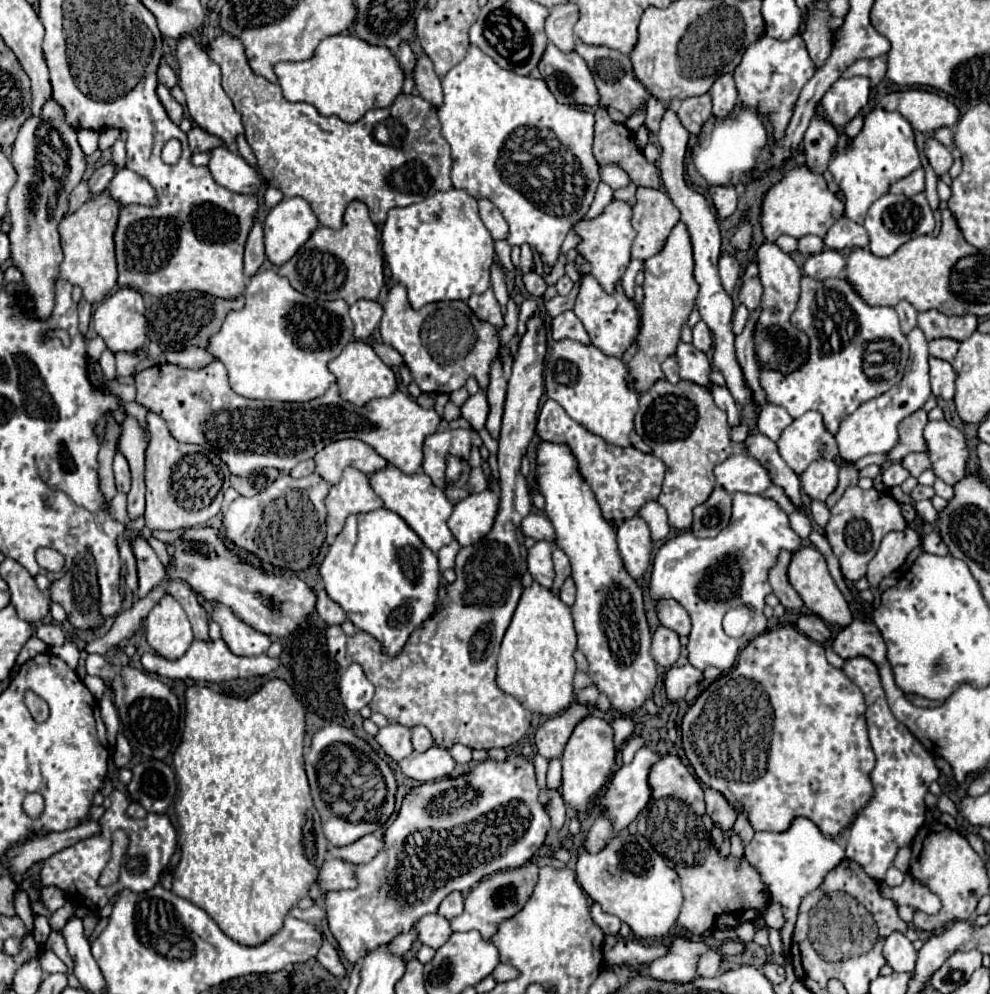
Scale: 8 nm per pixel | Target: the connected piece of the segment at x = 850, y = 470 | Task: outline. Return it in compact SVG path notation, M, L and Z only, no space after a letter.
M847 462L845 466L841 466L841 468L839 468L839 484L837 484L837 488L829 494L829 498L825 500L825 504L831 508L831 506L841 498L841 494L845 492L845 488L847 488L849 484L857 484L857 480L859 480L859 470L855 468L853 462Z

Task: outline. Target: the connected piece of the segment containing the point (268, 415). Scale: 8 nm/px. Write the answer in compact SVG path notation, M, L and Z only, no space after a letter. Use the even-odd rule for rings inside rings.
M219 360L199 370L173 364L151 366L135 374L135 388L137 402L159 414L175 440L217 450L219 458L235 476L249 476L263 468L289 472L301 460L313 458L321 448L343 438L357 438L373 446L379 456L401 472L415 474L423 466L423 442L441 422L435 410L421 408L403 392L371 400L361 408L345 402L337 384L333 384L325 396L303 404L249 400L233 392L227 368Z

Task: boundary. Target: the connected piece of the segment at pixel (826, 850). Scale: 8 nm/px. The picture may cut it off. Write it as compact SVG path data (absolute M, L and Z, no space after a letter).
M807 818L793 820L791 828L787 832L755 832L755 838L745 846L745 858L749 864L757 868L761 874L761 880L769 886L771 900L779 902L785 914L785 928L781 930L783 938L783 954L789 956L791 946L791 934L797 918L797 908L805 894L813 892L823 876L833 870L841 860L845 860L845 850L833 842L831 838L825 838L821 830Z

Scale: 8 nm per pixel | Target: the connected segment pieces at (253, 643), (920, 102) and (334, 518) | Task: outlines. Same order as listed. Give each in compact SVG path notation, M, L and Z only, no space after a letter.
M213 604L211 618L219 622L221 636L229 650L237 656L259 656L265 654L271 646L271 636L263 634L249 624L245 624L241 618L235 616L235 612L223 604Z
M901 90L883 96L879 102L883 110L903 114L917 132L933 134L943 126L955 126L959 120L959 110L949 100L935 92L925 90Z
M345 468L341 482L335 484L325 500L327 504L327 544L343 530L347 516L371 512L383 506L383 500L369 486L369 478L357 468Z

